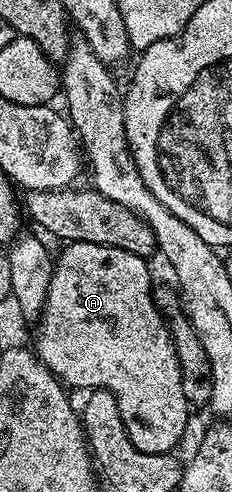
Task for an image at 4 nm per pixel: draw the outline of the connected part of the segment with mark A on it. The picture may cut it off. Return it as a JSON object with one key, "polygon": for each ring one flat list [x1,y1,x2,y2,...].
{"polygon":[[70,242,63,247,65,250,58,254,52,268,52,279,50,280,50,290,46,296,44,311,40,314,36,330,36,346,34,353,39,358,40,363,48,369,51,374,55,374,65,387,73,388,77,386,83,392,91,391,93,388,108,390,114,399,115,409,118,411,119,421,126,435,127,441,136,450,137,455,147,456,150,454,170,454,177,448,180,437,184,434,184,429,188,426,188,410,190,403,188,396,182,392,182,372,178,364,176,348,172,343,172,332,168,329,165,315,156,304,154,297,154,281,148,275,149,263,145,259,134,256,134,252,122,252,122,248,110,248,102,244,90,244,89,242]]}

